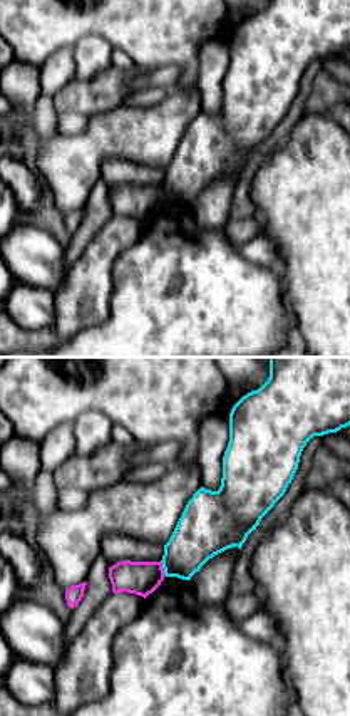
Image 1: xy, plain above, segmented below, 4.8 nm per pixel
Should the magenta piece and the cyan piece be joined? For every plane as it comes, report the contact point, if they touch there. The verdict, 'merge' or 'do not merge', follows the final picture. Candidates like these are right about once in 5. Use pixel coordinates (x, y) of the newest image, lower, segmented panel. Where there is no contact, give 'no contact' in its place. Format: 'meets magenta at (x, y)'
meets magenta at (163, 569)

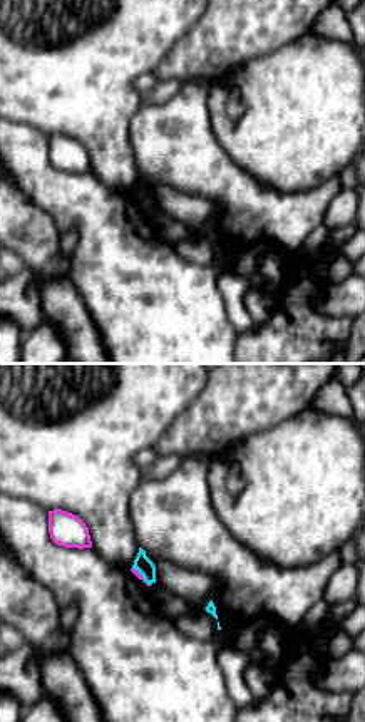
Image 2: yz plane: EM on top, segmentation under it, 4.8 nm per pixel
meets magenta at (141, 577)

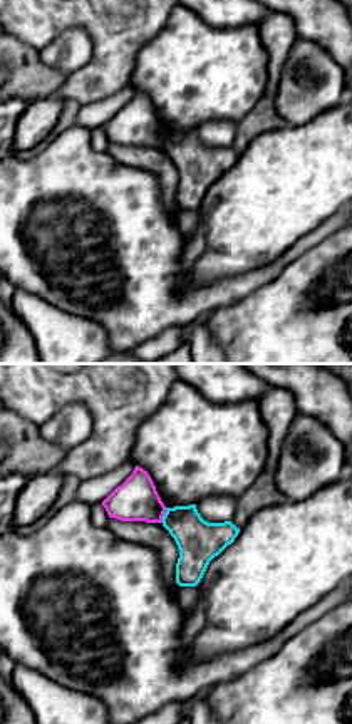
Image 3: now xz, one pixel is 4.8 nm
meets magenta at (163, 515)

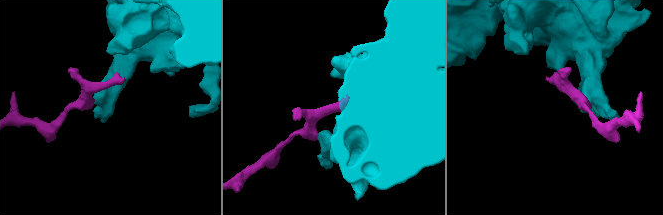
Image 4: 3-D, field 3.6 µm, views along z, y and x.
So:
do not merge

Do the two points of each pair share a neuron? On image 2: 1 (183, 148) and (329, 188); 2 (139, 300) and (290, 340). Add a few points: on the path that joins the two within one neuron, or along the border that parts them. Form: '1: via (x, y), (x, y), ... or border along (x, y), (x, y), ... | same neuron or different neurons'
1: via (220, 180), (245, 205), (292, 205) | same neuron
2: border along (236, 334), (238, 345) | different neurons

